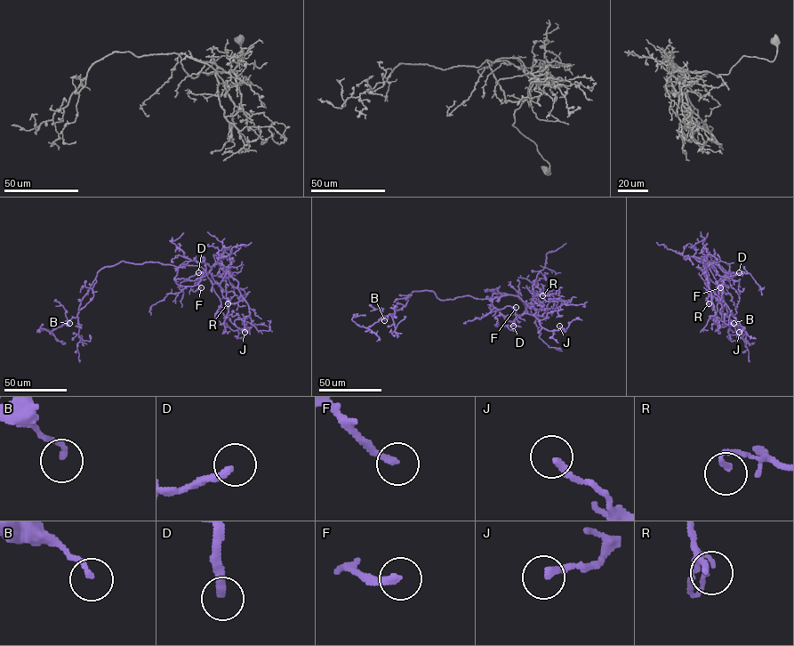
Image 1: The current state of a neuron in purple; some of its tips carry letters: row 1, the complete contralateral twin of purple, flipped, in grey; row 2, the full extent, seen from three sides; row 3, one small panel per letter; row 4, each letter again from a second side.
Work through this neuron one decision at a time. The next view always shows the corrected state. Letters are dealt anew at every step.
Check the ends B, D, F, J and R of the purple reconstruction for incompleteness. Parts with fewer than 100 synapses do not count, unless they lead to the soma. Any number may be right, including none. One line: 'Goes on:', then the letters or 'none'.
Goes on: D

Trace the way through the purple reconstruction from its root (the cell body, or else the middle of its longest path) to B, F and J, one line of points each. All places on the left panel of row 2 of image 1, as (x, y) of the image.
B: (151, 262), (133, 263), (121, 261), (102, 268), (81, 302), (77, 316), (72, 318), (69, 323)
F: (151, 262), (176, 267), (175, 279), (188, 278), (203, 272), (198, 284), (201, 287)
J: (151, 262), (179, 267), (200, 266), (219, 298), (224, 321), (234, 330), (245, 328), (244, 332)

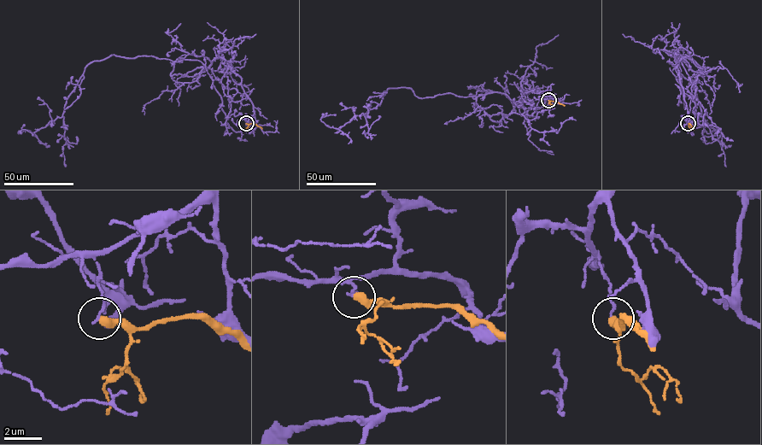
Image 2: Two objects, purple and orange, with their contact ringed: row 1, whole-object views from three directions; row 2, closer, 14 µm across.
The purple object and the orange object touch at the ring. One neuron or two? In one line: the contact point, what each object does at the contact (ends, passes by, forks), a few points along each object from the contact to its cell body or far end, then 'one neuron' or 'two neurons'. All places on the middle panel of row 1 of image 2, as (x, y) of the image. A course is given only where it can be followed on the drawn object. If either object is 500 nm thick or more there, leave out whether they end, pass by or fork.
(548, 100) | purple ends | orange ends | purple via (548, 101), (389, 88), (337, 129), (320, 119), (335, 115) | orange via (548, 101), (565, 105) | two neurons

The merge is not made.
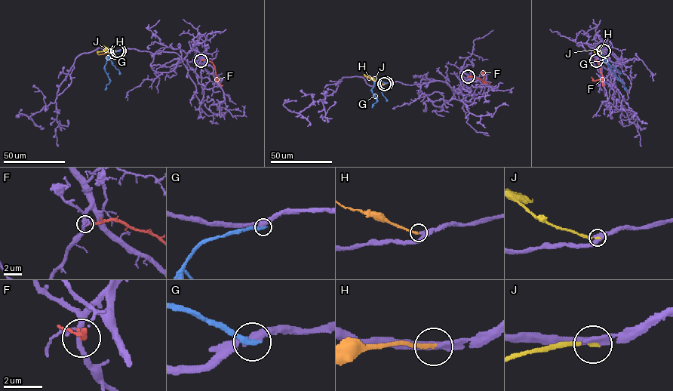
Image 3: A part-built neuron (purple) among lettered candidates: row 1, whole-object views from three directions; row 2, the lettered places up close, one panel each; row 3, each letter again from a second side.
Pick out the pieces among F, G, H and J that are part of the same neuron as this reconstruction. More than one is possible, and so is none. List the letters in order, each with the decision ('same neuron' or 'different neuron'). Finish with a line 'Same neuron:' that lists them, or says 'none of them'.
F: different neuron
G: different neuron
H: same neuron
J: different neuron
Same neuron: H

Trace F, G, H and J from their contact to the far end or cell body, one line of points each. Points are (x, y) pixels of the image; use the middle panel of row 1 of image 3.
F: (468, 76), (477, 78), (484, 82), (484, 72)
G: (386, 83), (378, 81), (373, 84), (371, 90), (376, 102), (372, 107)
H: (383, 84), (364, 76)
J: (384, 84), (364, 74)

